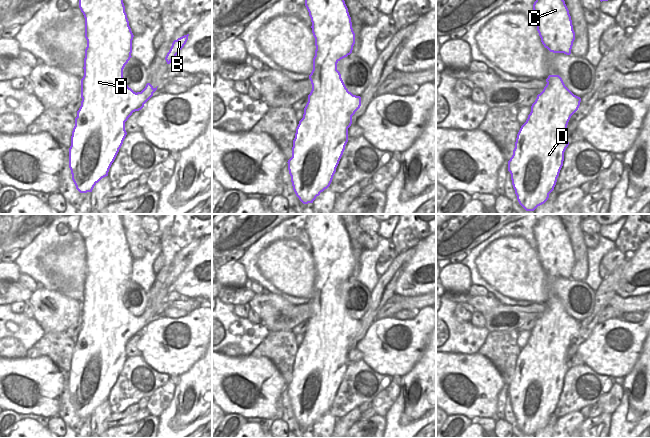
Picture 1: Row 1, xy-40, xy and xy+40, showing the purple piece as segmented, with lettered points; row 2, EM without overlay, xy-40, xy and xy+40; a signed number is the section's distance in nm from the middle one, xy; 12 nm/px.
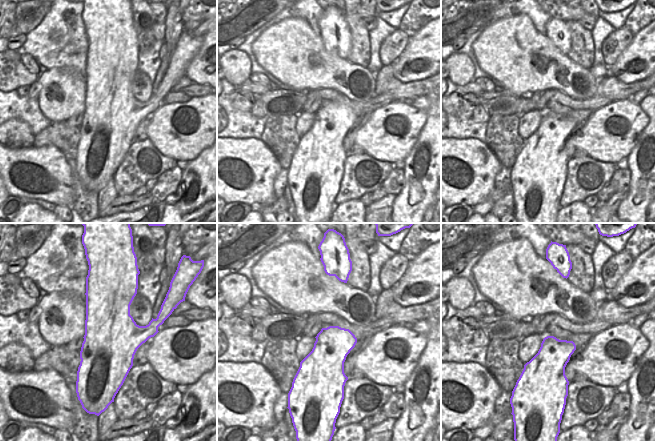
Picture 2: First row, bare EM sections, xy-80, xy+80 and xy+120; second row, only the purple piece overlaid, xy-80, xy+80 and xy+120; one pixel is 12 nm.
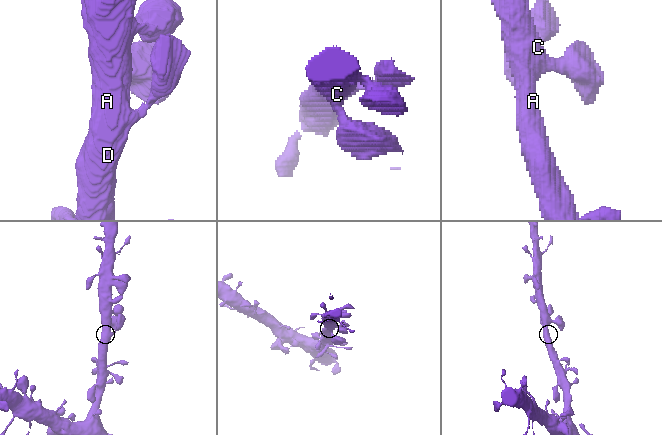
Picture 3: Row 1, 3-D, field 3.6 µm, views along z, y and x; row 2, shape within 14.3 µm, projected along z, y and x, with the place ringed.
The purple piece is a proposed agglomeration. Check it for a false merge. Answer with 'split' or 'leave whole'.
leave whole

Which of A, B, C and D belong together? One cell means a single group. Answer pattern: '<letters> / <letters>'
A B C D

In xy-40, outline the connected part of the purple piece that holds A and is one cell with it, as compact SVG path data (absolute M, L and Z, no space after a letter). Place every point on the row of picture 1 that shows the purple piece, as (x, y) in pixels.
M79 0L79 8L85 18L85 38L87 47L84 58L84 76L81 79L81 106L77 111L75 126L69 148L69 168L72 180L80 193L92 192L94 186L108 176L119 149L127 135L125 122L133 112L139 111L157 90L147 83L141 92L134 92L123 80L123 69L132 53L133 33L129 26L123 0Z

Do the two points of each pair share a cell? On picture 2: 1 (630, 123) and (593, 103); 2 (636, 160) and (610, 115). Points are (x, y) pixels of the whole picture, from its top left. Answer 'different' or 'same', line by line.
1: different
2: different

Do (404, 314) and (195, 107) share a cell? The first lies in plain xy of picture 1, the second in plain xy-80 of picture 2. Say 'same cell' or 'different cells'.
different cells

